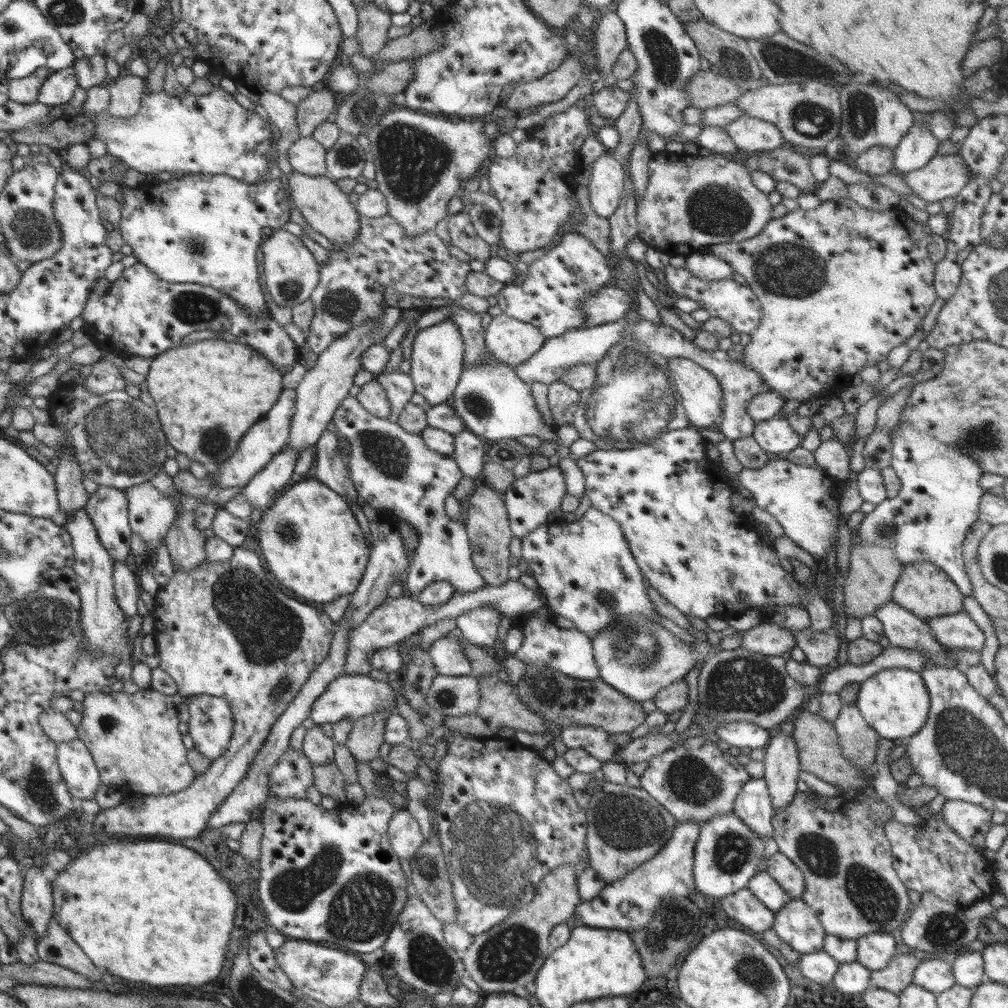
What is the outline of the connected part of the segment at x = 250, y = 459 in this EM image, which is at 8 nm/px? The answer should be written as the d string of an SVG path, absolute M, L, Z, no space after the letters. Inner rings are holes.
M283 389L270 410L257 422L248 429L244 438L240 441L239 448L236 452L226 461L220 463L218 475L216 475L216 486L222 488L230 488L238 486L240 488L247 485L250 479L259 471L263 466L266 466L270 459L278 454L282 449L287 446L290 436L290 423L294 416L296 407L296 391L294 389Z

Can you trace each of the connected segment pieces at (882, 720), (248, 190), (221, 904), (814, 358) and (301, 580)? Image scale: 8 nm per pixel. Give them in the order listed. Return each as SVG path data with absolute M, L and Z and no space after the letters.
M888 668L873 674L861 683L854 703L868 726L880 737L892 740L916 734L926 723L930 709L928 689L920 673L907 668Z
M199 173L185 175L182 176L182 178L168 180L168 182L160 181L160 184L154 186L152 190L142 190L139 186L134 187L123 192L124 201L121 204L121 221L118 230L122 234L124 243L132 247L137 262L147 266L154 274L158 275L158 278L168 282L194 283L214 287L216 290L230 295L230 298L239 302L251 317L261 317L262 315L270 313L270 310L264 300L262 288L258 283L258 261L256 261L256 252L258 252L260 241L262 241L262 228L280 229L283 228L286 222L290 221L291 208L288 206L289 202L286 198L287 195L284 185L283 179L247 184L225 175Z
M109 839L92 846L92 850L82 852L78 858L74 858L64 870L61 870L56 878L51 881L53 896L53 916L57 923L69 934L84 954L101 970L120 976L132 982L146 982L150 986L202 986L210 980L218 978L224 961L226 960L226 946L230 942L230 932L234 928L234 919L238 903L236 895L226 879L224 879L200 854L186 846L168 844L168 842L132 842L132 840L118 841Z
M846 197L837 201L822 201L814 209L804 210L799 208L788 211L782 218L770 220L764 226L764 230L753 238L709 246L710 253L729 262L734 273L741 274L746 278L748 286L754 291L762 305L763 313L760 324L750 334L750 343L746 345L743 351L744 357L741 359L755 370L754 372L760 376L762 384L768 388L768 391L777 392L785 398L785 401L796 399L801 403L811 398L826 398L826 394L852 385L854 375L860 372L861 368L880 365L883 360L887 359L892 348L899 347L900 344L906 344L908 338L914 336L916 330L921 328L922 320L934 304L934 300L937 298L933 287L935 262L930 260L928 249L930 235L932 234L927 223L914 221L900 207L872 211L869 208L860 206L850 197Z
M316 477L295 478L256 525L270 572L298 597L325 604L356 591L371 548L345 498Z

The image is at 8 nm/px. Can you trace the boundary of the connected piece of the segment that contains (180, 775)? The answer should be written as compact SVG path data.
M152 687L139 689L134 694L115 693L109 690L85 695L82 720L77 726L77 738L80 739L92 753L92 758L98 767L101 785L112 784L122 786L140 795L176 794L188 788L196 773L187 759L187 749L182 743L182 735L178 730L178 712L172 695L155 691Z

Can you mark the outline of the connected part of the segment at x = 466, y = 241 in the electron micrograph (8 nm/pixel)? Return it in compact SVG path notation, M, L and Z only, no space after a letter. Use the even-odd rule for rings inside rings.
M466 211L446 216L450 240L453 246L484 262L494 253L494 247L478 237Z

